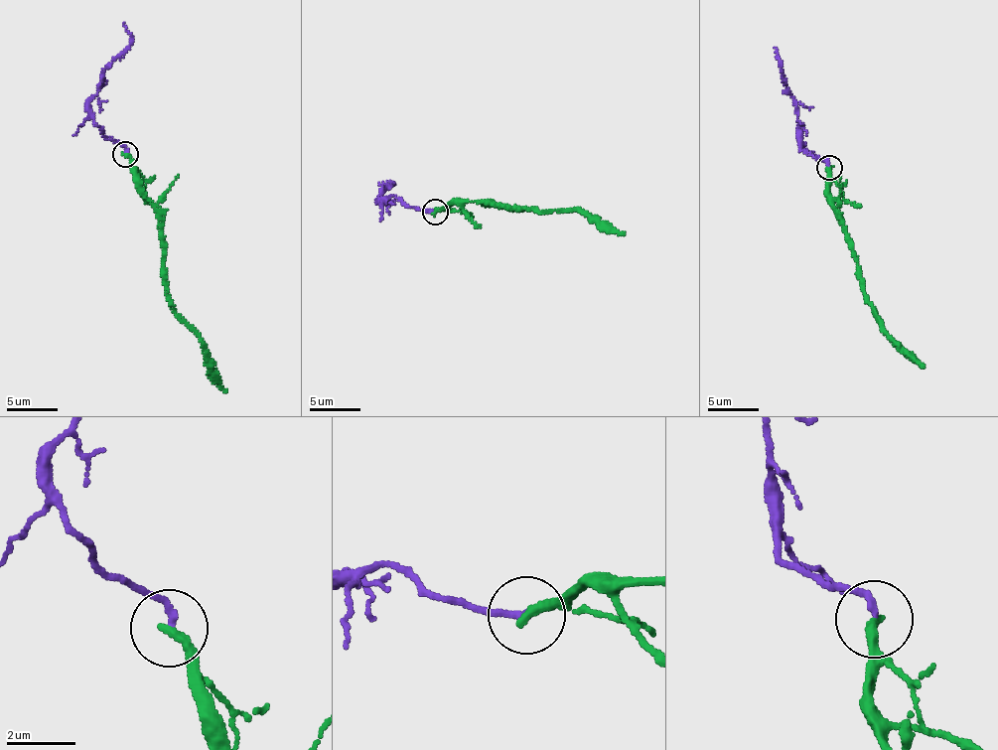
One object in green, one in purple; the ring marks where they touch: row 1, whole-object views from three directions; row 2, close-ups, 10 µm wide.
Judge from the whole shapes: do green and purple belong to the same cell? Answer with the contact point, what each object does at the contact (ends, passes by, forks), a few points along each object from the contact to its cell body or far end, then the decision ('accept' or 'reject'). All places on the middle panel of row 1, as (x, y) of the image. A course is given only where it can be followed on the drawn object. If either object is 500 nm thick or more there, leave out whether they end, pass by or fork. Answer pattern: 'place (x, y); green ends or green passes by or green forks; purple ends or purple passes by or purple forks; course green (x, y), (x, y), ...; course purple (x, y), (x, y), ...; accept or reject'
place (435, 212); green ends; purple ends; course green (435, 211), (455, 203), (485, 202), (511, 209), (574, 208), (625, 234); course purple (434, 212), (409, 207), (392, 196), (379, 200), (392, 182), (379, 183); reject

